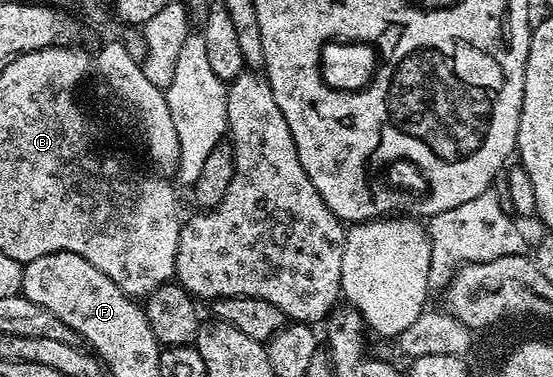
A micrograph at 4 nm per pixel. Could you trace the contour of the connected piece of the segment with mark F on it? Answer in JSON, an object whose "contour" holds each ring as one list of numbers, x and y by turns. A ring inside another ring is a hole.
{"contour":[[45,254,23,265,21,292,72,327,97,352,107,344,107,336,129,334,133,326,147,324,146,311,140,305,138,308,132,297,126,296,93,262,81,258,81,254]]}

